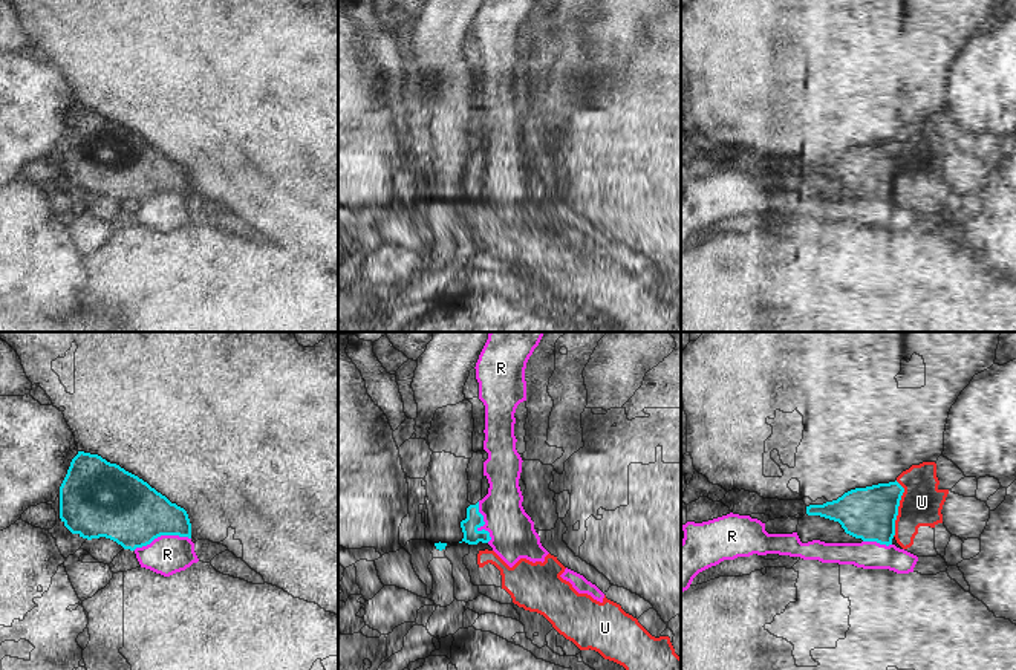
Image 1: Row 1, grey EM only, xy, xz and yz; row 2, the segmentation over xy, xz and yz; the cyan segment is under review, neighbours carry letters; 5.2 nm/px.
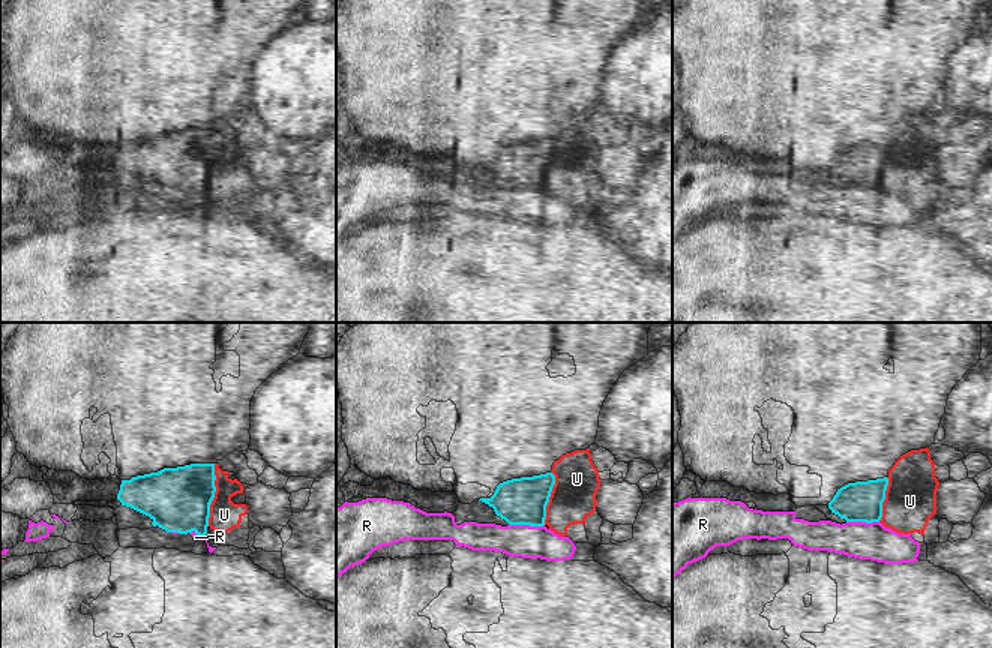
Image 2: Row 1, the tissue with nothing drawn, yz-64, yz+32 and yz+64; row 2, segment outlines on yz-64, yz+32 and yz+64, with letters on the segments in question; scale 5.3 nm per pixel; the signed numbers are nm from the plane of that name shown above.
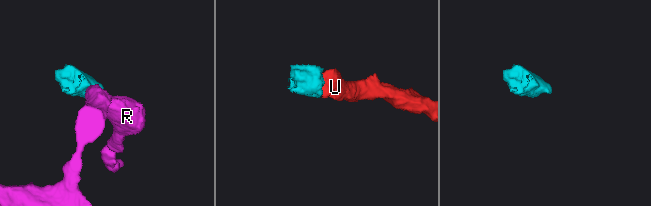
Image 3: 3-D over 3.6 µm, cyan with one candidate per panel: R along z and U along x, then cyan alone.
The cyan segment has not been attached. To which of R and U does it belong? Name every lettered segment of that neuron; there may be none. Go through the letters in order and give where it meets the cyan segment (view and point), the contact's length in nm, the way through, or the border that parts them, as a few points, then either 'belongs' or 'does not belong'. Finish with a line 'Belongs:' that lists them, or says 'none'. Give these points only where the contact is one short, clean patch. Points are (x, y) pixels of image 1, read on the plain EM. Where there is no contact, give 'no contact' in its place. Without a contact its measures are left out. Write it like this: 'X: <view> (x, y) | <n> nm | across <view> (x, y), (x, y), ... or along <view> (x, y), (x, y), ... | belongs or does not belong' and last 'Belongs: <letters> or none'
R: xy (161, 191) | 320 nm | along xy (190, 195), (158, 193), (133, 207) | does not belong
U: yz (897, 165) | 300 nm | belongs
Belongs: U

